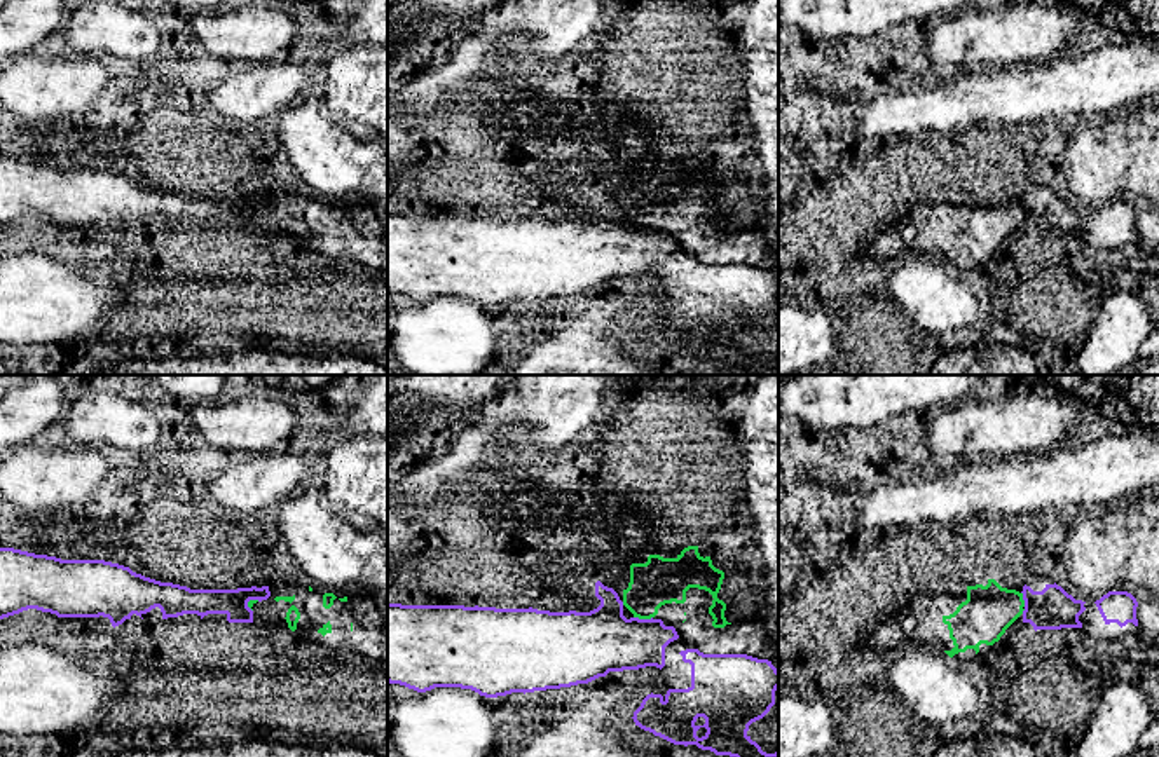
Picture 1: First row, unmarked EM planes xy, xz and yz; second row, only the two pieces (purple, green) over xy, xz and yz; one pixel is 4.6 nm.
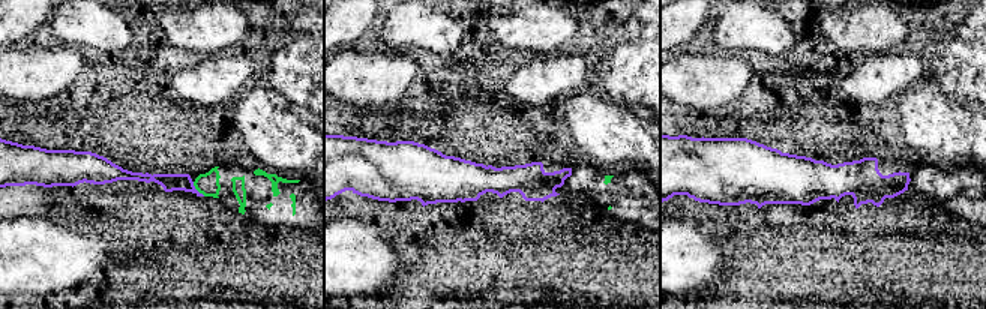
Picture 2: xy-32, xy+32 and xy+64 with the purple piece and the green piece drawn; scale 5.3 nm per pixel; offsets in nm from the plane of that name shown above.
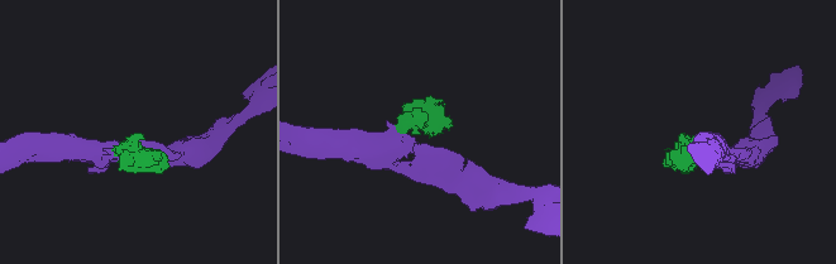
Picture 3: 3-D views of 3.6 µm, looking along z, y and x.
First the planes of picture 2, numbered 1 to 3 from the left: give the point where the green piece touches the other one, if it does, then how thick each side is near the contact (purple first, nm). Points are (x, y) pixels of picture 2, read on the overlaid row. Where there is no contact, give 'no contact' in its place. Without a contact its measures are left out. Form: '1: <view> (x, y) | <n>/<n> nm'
1: xy-32 (195, 189) | 100/120 nm
2: no contact
3: no contact

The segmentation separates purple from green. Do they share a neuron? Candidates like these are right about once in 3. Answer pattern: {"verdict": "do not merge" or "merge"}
{"verdict": "do not merge"}

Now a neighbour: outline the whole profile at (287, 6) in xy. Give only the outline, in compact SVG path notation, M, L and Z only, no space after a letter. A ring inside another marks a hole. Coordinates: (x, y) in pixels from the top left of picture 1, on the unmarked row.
M237 0L237 2L241 5L274 7L290 16L302 0Z

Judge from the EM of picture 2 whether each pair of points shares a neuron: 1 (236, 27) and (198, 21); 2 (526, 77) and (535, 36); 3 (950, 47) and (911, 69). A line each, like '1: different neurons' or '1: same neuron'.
1: same neuron
2: different neurons
3: different neurons

